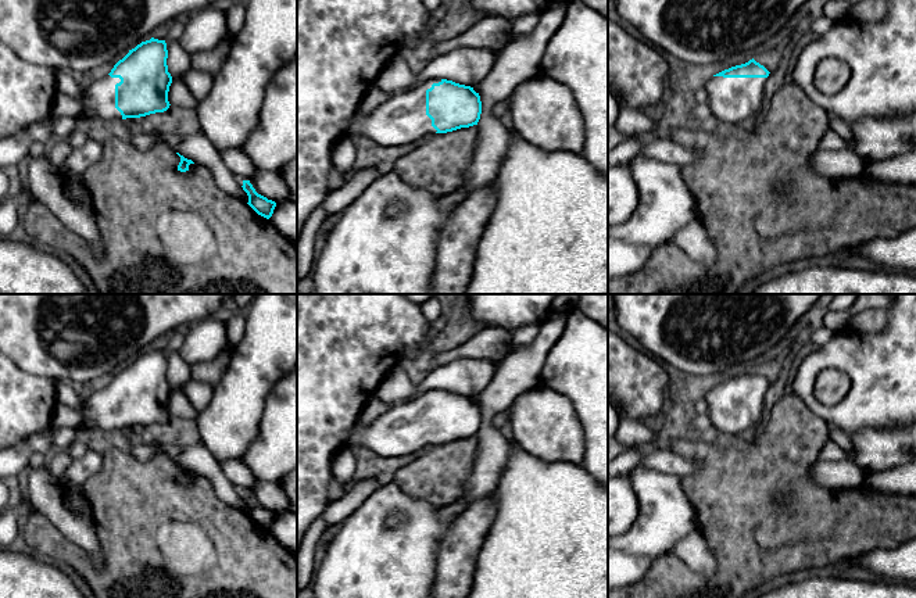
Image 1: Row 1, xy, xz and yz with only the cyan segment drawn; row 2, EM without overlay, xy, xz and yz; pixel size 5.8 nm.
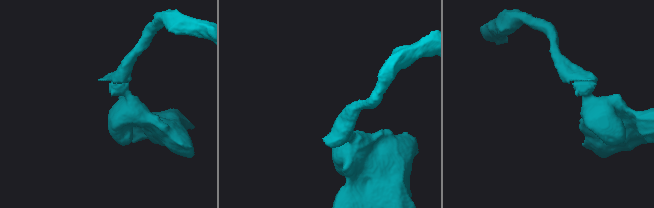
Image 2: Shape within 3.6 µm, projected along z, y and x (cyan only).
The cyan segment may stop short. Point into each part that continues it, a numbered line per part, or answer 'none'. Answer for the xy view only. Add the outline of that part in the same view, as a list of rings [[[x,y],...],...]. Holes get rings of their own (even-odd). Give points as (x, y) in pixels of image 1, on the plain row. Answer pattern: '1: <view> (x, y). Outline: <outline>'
1: xy (99, 407). Outline: [[[107,386],[85,394],[83,407],[79,411],[83,416],[80,437],[115,437],[122,432],[121,423],[115,419],[115,395],[119,393],[119,388]]]

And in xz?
1: xz (400, 430). Outline: [[[427,390],[394,404],[366,426],[358,420],[348,433],[348,445],[366,447],[386,458],[408,455],[434,445],[437,441],[426,426],[426,401],[439,393],[441,390]]]

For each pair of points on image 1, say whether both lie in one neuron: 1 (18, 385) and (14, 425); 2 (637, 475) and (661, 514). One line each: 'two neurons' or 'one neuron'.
1: one neuron
2: one neuron

